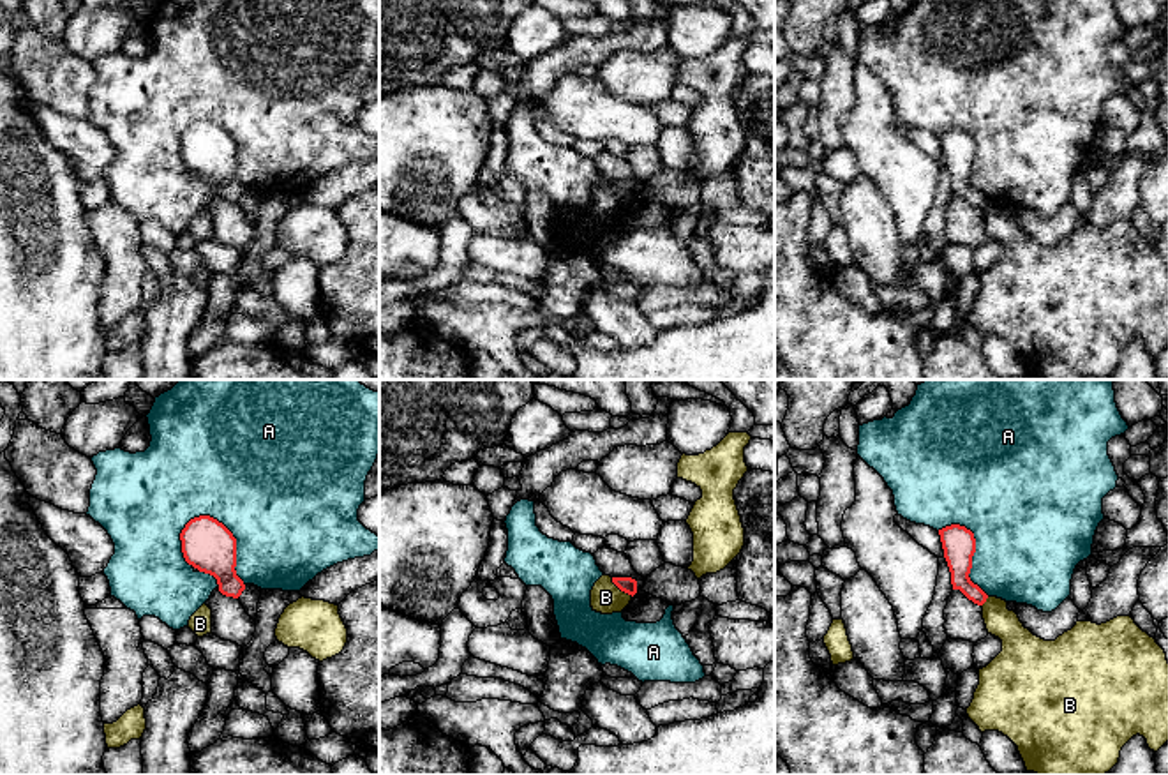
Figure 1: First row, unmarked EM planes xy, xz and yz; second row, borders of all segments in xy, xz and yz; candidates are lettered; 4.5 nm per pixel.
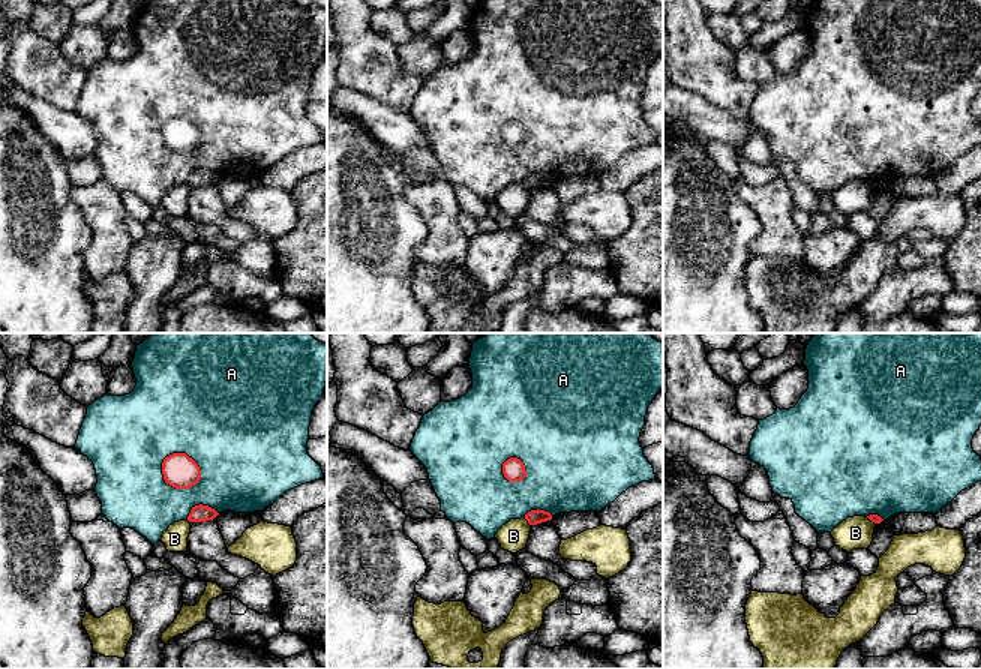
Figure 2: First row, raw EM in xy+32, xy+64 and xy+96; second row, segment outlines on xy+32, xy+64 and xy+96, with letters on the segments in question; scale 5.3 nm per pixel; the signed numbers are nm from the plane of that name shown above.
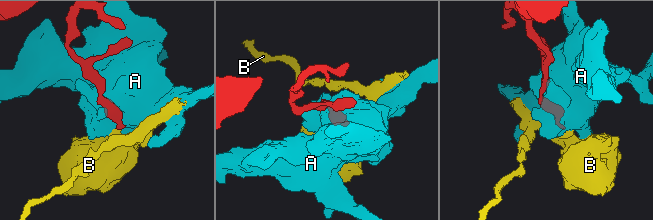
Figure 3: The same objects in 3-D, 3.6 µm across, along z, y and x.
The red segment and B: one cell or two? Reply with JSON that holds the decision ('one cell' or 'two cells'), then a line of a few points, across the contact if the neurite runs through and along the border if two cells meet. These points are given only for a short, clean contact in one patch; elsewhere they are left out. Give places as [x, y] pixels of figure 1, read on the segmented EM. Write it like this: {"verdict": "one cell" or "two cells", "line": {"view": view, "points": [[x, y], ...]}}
{"verdict": "two cells", "line": {"view": "xz", "points": [[611, 578], [621, 590], [632, 595]]}}

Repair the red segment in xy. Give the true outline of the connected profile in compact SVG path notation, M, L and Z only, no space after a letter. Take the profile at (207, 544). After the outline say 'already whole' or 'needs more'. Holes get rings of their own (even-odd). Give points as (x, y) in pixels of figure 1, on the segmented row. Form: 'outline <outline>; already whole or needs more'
outline M210 515L194 517L182 530L180 540L185 561L213 576L222 595L242 595L245 584L235 570L236 538L222 523Z; already whole

